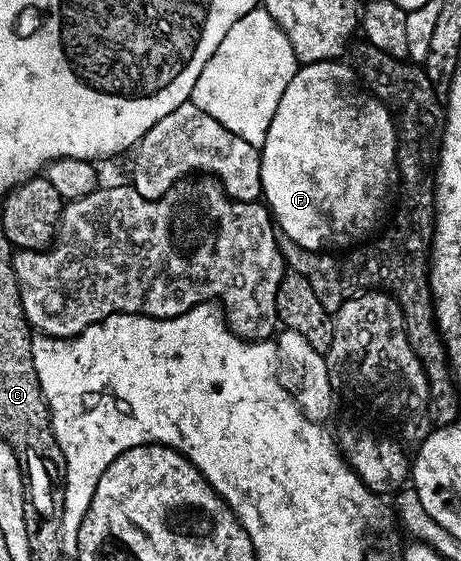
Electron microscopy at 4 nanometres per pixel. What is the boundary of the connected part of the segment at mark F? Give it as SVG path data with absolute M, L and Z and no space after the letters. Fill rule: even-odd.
M334 60L328 62L308 62L295 69L292 80L284 88L280 102L276 104L276 116L272 116L272 124L268 124L266 139L260 147L262 167L262 198L268 207L277 229L288 232L296 244L305 250L319 252L342 252L347 248L357 247L365 243L379 229L378 221L386 210L386 201L391 201L392 187L396 182L396 163L398 160L398 127L394 124L394 116L379 98L374 97L369 90L360 88L356 74L345 61L338 60L338 112L334 112Z

